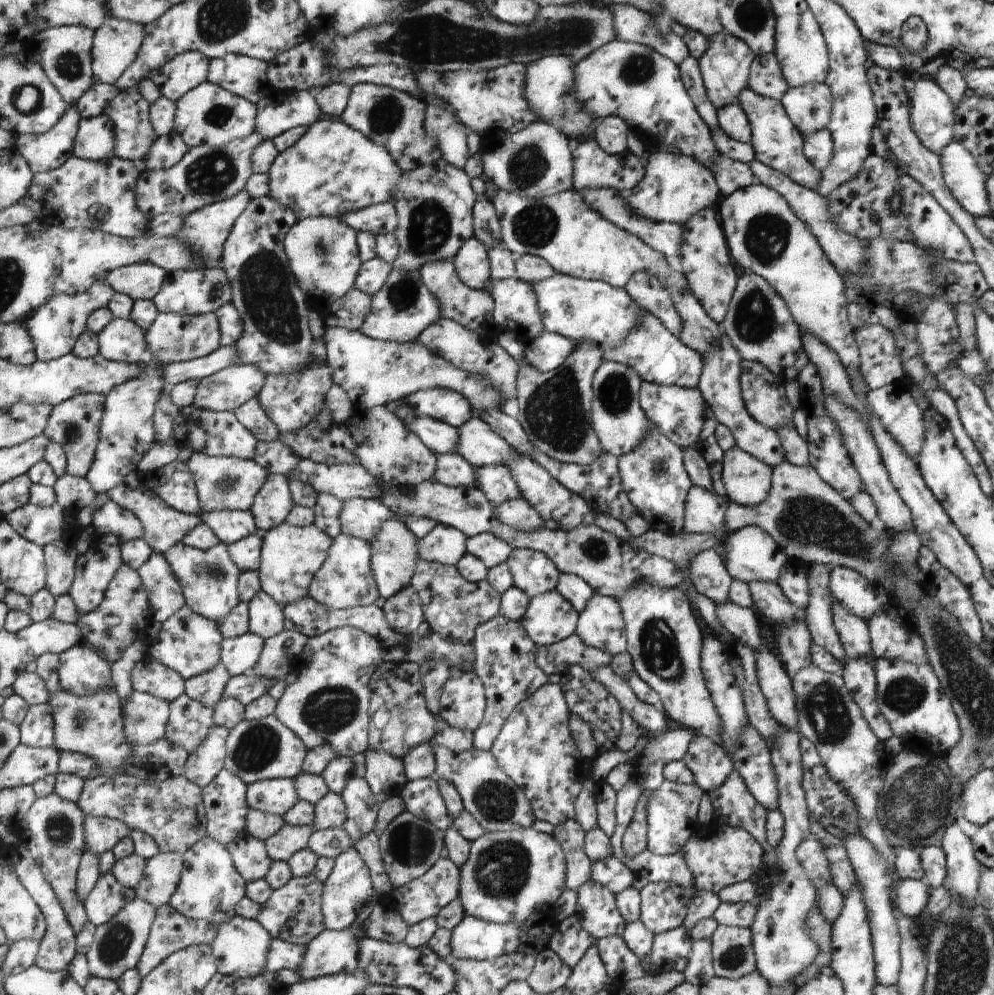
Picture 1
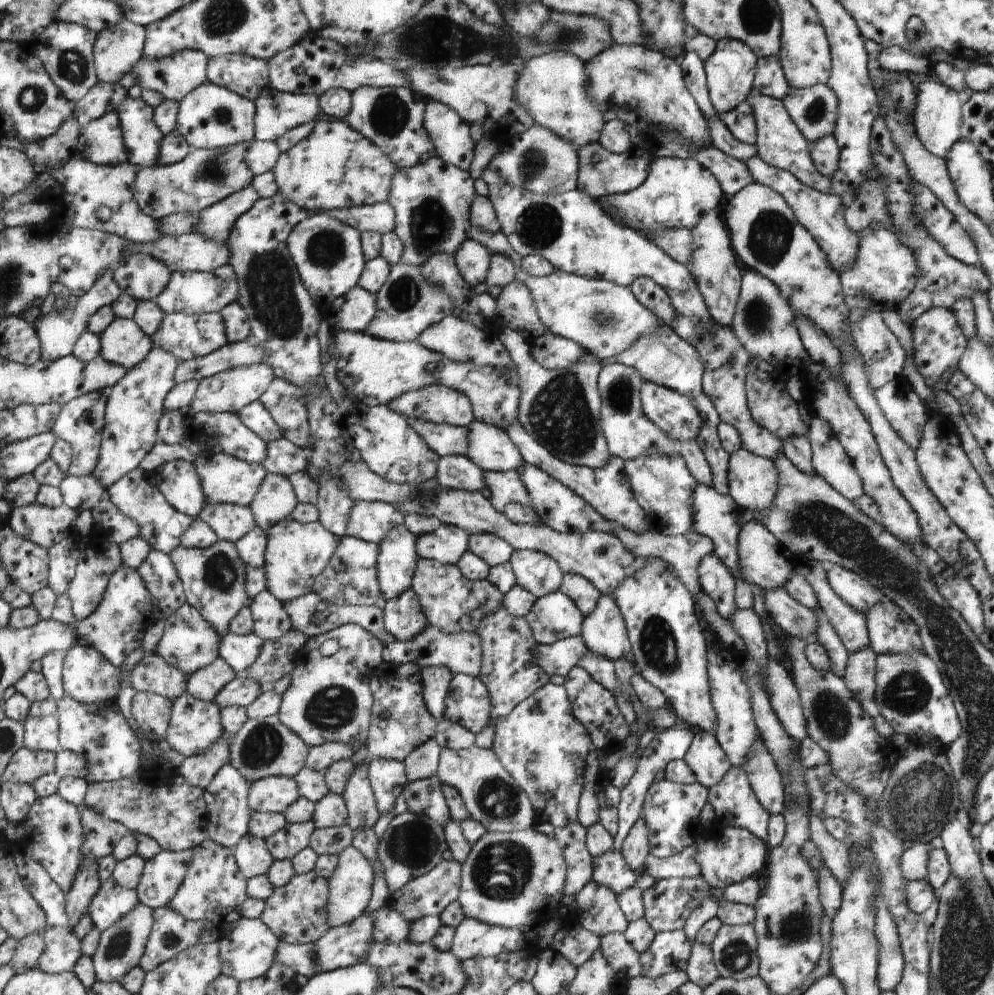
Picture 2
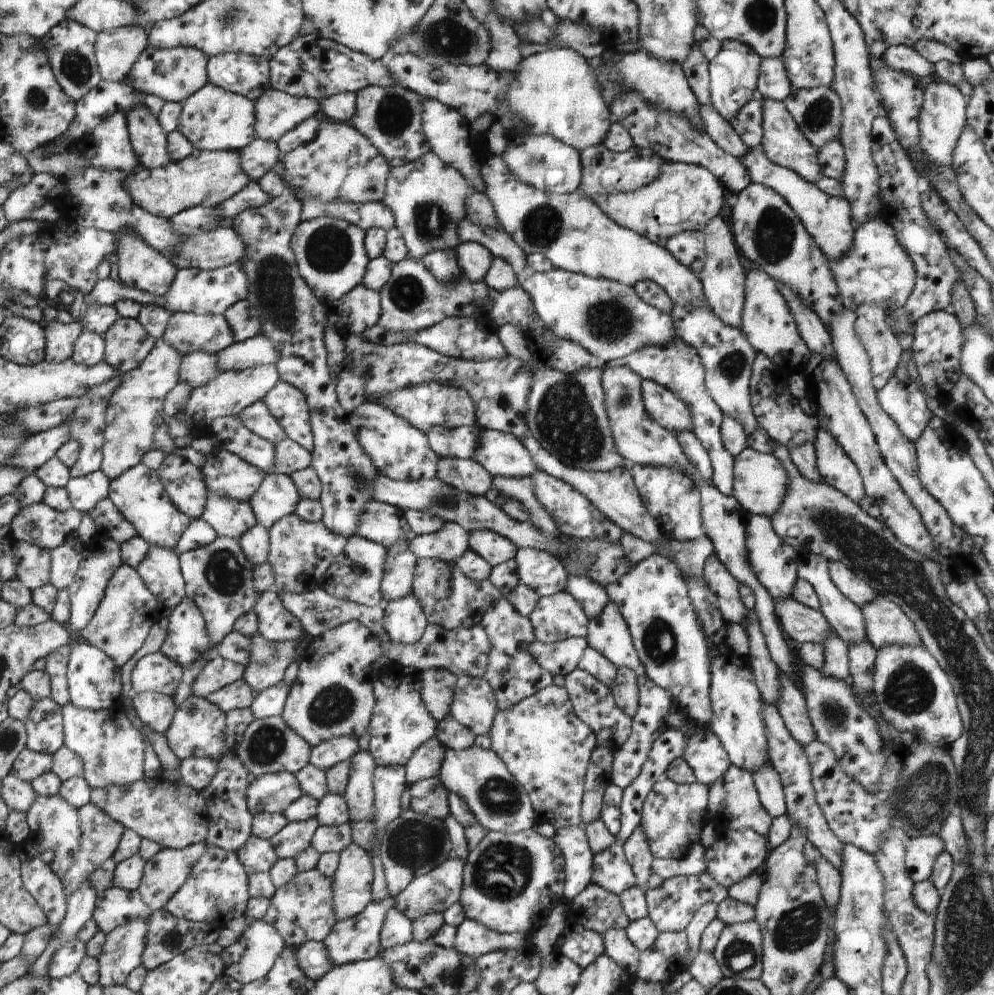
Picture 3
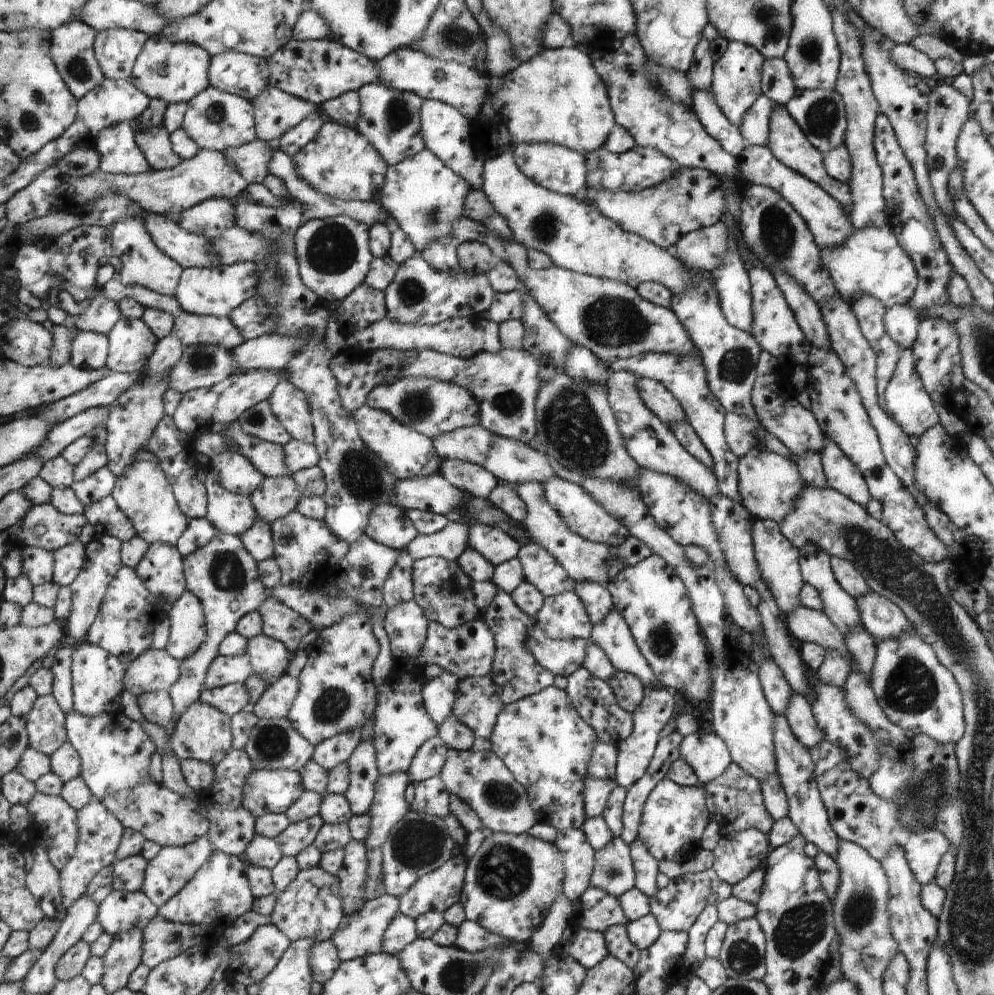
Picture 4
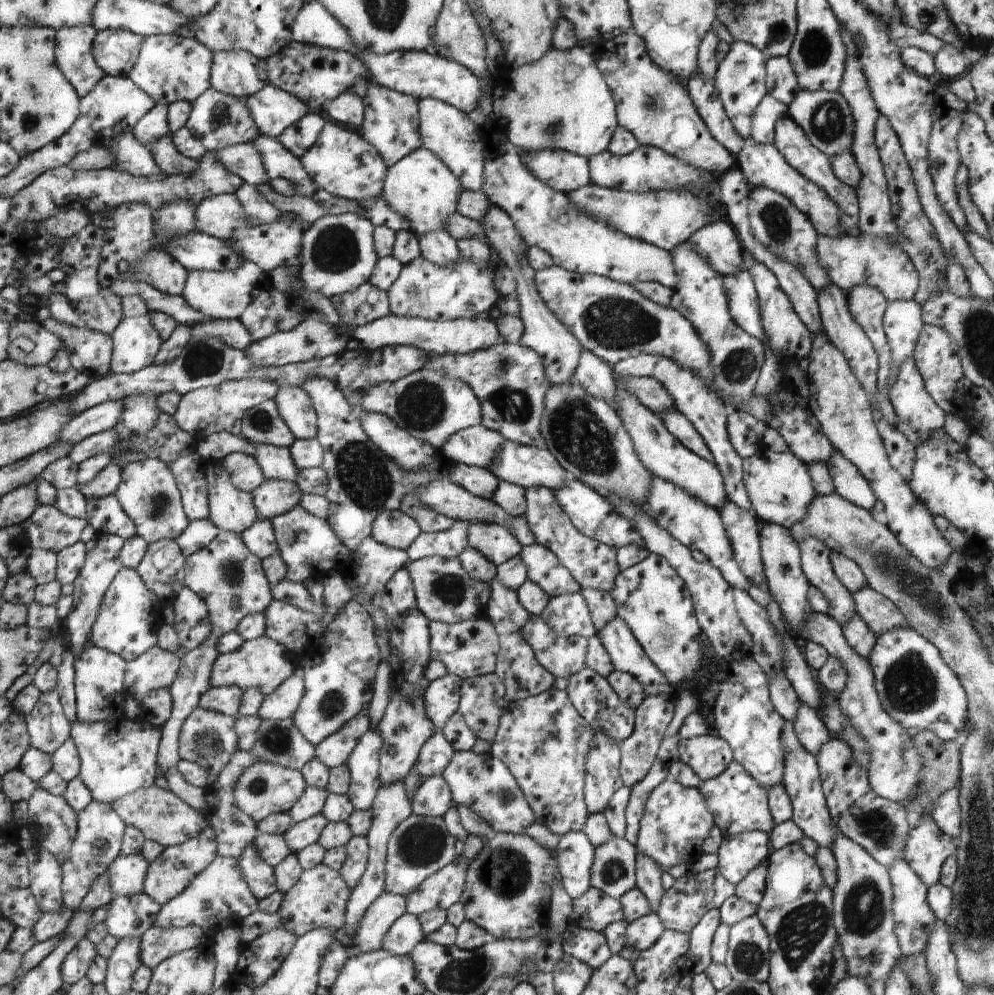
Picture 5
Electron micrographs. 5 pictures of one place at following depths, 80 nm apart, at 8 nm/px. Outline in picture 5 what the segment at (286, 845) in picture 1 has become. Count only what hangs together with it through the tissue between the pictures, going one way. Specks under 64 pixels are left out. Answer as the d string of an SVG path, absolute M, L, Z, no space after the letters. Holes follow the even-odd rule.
M320 813L306 820L293 823L292 828L288 829L282 836L286 840L289 850L296 854L308 845L316 843L326 824L328 824L326 817Z

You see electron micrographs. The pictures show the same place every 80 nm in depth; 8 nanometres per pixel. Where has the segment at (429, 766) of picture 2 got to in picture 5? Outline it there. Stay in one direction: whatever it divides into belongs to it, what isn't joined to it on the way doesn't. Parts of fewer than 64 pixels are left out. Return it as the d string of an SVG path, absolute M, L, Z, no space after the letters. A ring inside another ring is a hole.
M436 730L422 746L417 764L413 766L413 769L422 780L441 775L448 768L454 753L451 743L446 740L442 731Z

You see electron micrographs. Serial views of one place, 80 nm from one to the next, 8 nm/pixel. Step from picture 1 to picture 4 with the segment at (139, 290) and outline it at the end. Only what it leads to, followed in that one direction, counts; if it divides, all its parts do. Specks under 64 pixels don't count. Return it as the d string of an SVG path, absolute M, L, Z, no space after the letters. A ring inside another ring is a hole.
M138 215L122 219L111 227L109 254L122 260L119 278L123 285L140 285L155 293L172 297L184 268L158 250L143 222L143 217Z

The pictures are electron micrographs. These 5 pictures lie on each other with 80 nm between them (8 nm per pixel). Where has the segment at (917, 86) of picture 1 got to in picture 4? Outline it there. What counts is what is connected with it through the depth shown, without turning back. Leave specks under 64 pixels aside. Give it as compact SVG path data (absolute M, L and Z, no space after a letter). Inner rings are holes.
M943 83L938 84L930 91L928 104L923 145L927 152L929 183L932 185L932 194L934 194L939 210L944 212L946 216L958 217L953 210L952 197L949 193L949 174L952 169L958 166L956 143L962 126L971 117L969 114L970 100L952 85Z

